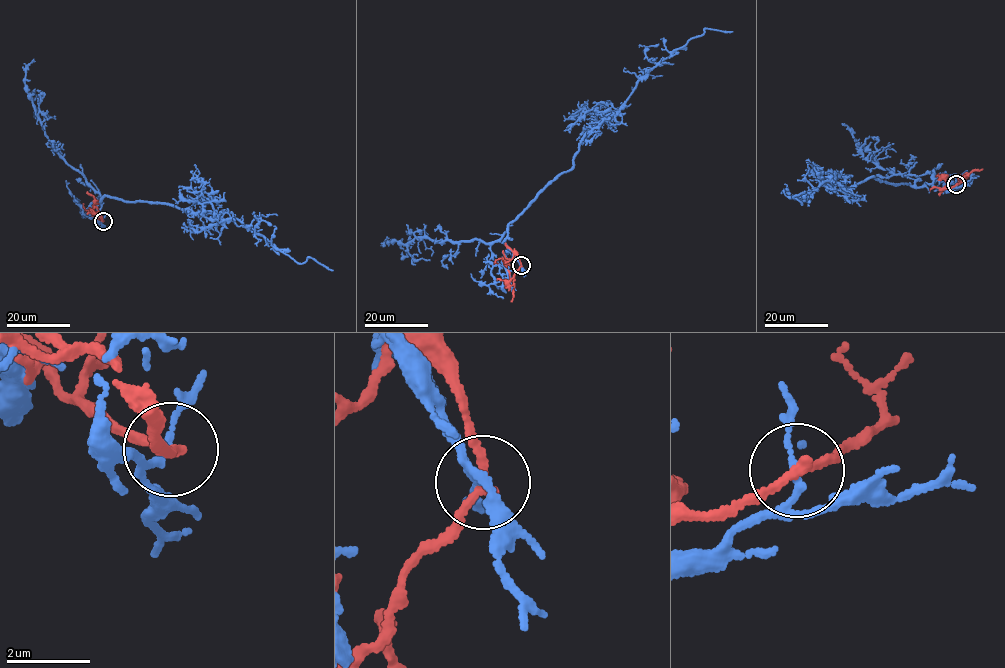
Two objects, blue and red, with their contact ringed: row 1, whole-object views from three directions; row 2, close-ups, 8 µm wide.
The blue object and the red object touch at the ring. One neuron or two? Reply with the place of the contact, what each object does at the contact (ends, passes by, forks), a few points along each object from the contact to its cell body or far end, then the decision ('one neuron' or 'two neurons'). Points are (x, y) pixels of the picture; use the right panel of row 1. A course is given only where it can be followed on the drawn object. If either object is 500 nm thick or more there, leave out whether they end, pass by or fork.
(956, 184) | blue forks | red passes by | blue via (956, 185), (947, 191), (890, 184), (874, 176), (849, 187), (829, 181), (802, 203), (793, 196), (804, 191) | red via (956, 184), (944, 187), (947, 183), (937, 175), (940, 174) | two neurons

